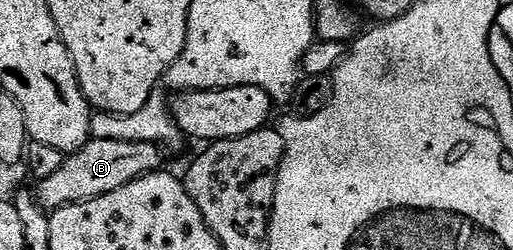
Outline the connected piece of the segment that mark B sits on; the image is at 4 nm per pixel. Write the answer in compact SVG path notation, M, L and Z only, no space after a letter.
M89 140L78 153L64 156L61 167L54 175L49 175L49 179L38 182L39 204L48 211L54 211L66 205L109 195L109 191L117 191L117 187L125 187L125 183L133 183L138 177L160 172L164 168L163 153L164 150L160 146L144 141Z

